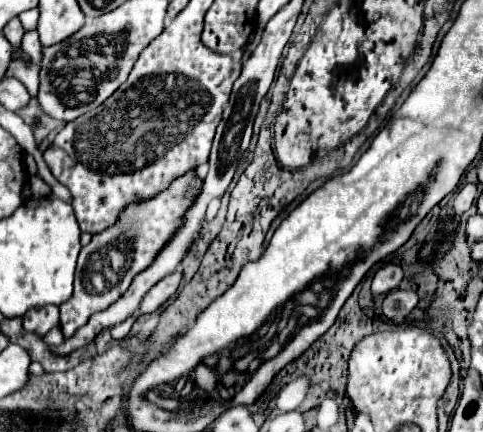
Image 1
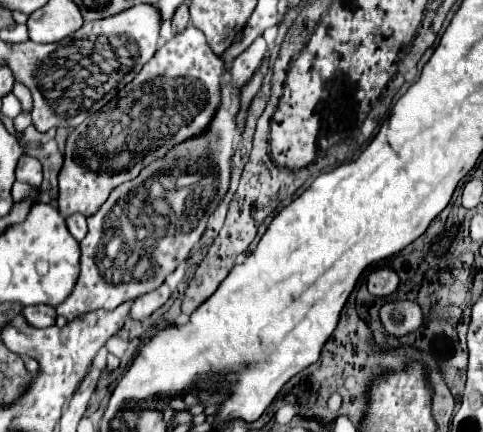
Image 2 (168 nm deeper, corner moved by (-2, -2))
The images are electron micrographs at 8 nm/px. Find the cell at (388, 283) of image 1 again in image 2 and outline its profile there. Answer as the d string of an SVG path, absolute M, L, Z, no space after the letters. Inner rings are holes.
M379 268L371 272L367 280L367 288L373 296L389 296L397 290L399 286L399 276L393 268Z

